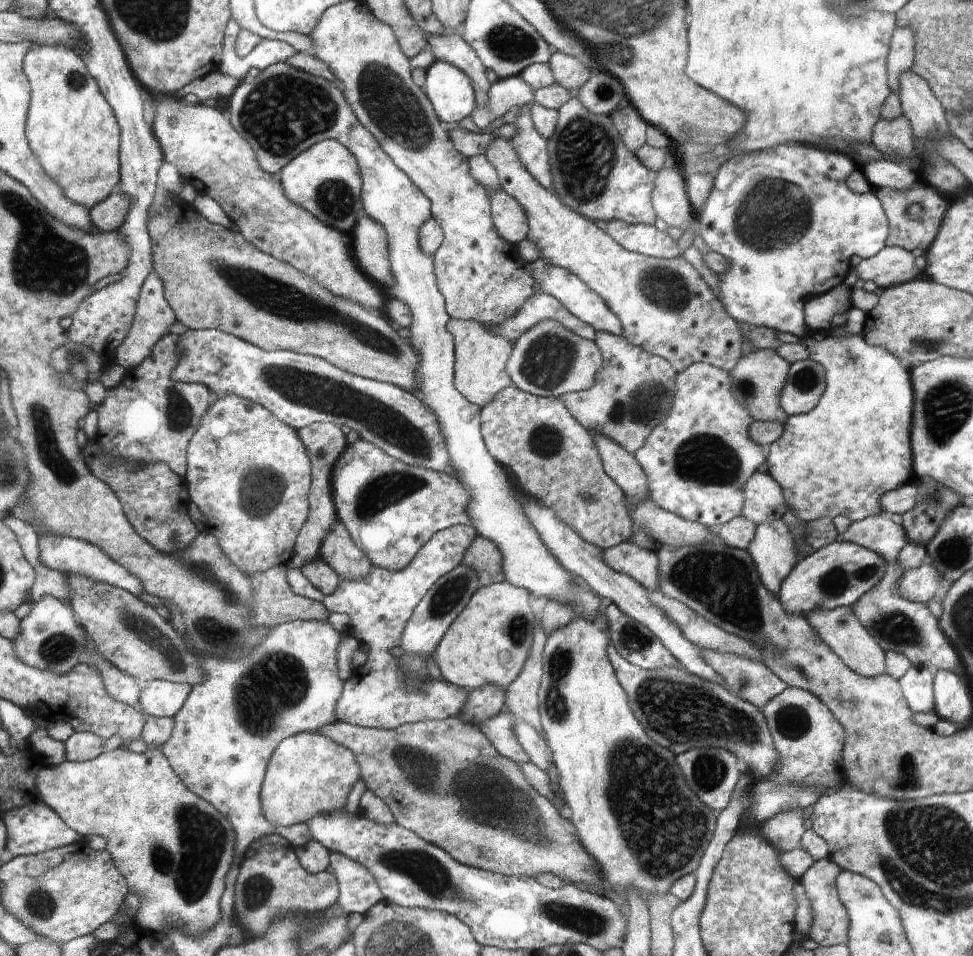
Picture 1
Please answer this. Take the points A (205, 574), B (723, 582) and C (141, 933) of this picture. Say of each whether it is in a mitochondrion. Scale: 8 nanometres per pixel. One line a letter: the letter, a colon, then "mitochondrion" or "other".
A: mitochondrion
B: mitochondrion
C: other

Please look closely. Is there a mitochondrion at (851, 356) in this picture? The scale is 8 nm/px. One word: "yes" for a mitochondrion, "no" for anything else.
yes

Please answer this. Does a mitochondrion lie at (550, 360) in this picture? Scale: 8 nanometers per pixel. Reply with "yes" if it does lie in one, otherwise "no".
yes

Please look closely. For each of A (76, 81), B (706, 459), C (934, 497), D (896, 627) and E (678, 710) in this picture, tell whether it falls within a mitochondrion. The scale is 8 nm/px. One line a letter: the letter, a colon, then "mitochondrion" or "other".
A: mitochondrion
B: mitochondrion
C: mitochondrion
D: mitochondrion
E: mitochondrion

